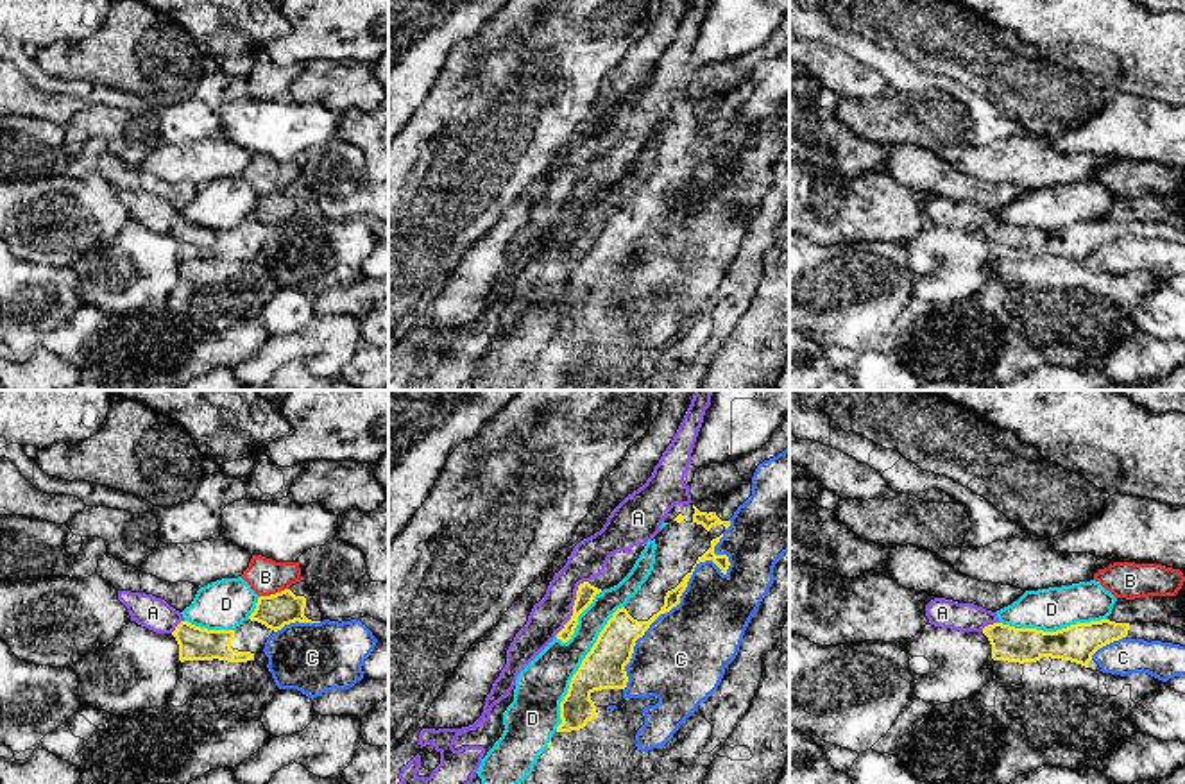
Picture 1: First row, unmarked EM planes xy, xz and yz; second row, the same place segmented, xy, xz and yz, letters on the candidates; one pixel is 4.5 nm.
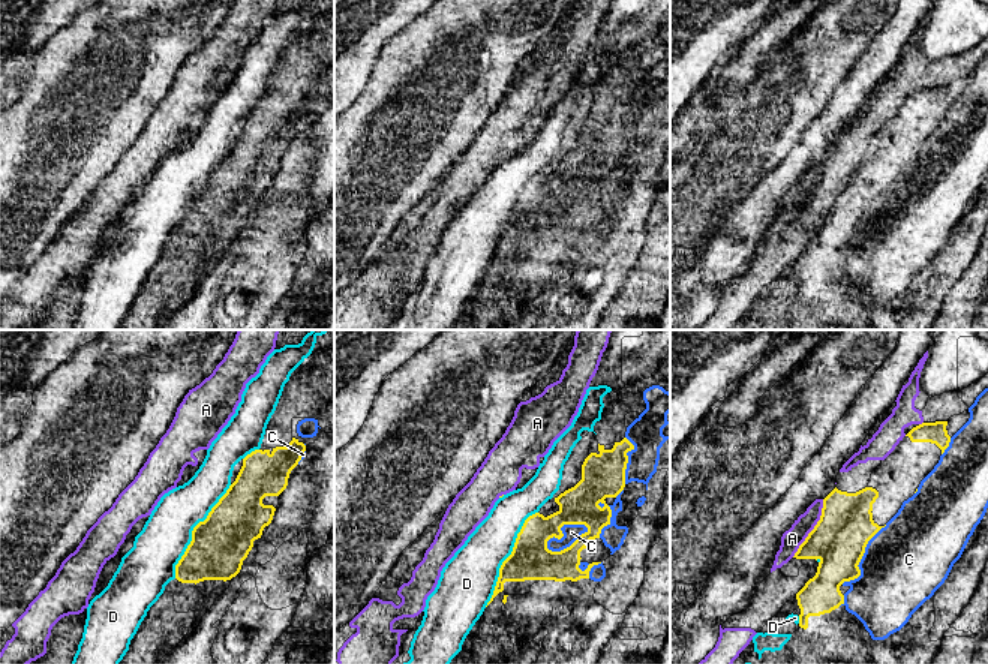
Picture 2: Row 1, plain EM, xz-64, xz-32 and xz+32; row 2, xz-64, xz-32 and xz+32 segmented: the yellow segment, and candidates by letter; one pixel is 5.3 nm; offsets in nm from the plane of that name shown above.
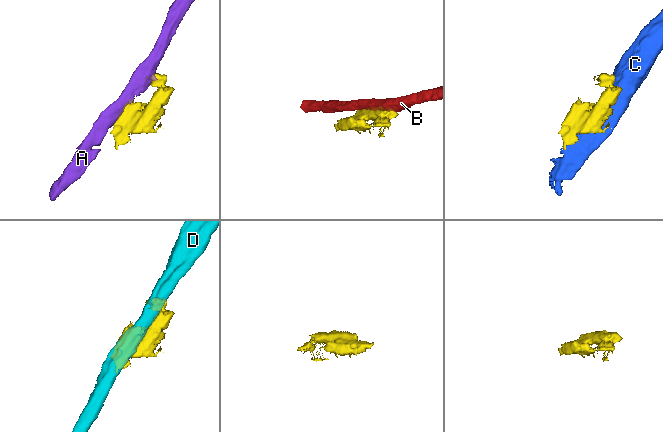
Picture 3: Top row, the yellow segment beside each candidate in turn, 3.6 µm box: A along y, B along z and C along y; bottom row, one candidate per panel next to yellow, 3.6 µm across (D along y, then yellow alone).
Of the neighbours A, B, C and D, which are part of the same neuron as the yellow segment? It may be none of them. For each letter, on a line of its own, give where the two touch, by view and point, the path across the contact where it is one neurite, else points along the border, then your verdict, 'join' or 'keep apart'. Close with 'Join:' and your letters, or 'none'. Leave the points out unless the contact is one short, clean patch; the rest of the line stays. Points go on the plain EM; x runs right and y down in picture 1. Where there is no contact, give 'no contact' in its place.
A: meets yellow in xz at (573, 204); border along xz (588, 179), (579, 185), (571, 217), (555, 233); keep apart
B: meets yellow in xy at (272, 194); keep apart
C: meets yellow in xz at (681, 194); keep apart
D: meets yellow in xz at (579, 267); keep apart
Join: none

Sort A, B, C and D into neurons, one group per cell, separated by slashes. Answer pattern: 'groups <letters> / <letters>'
groups A / B / C / D

